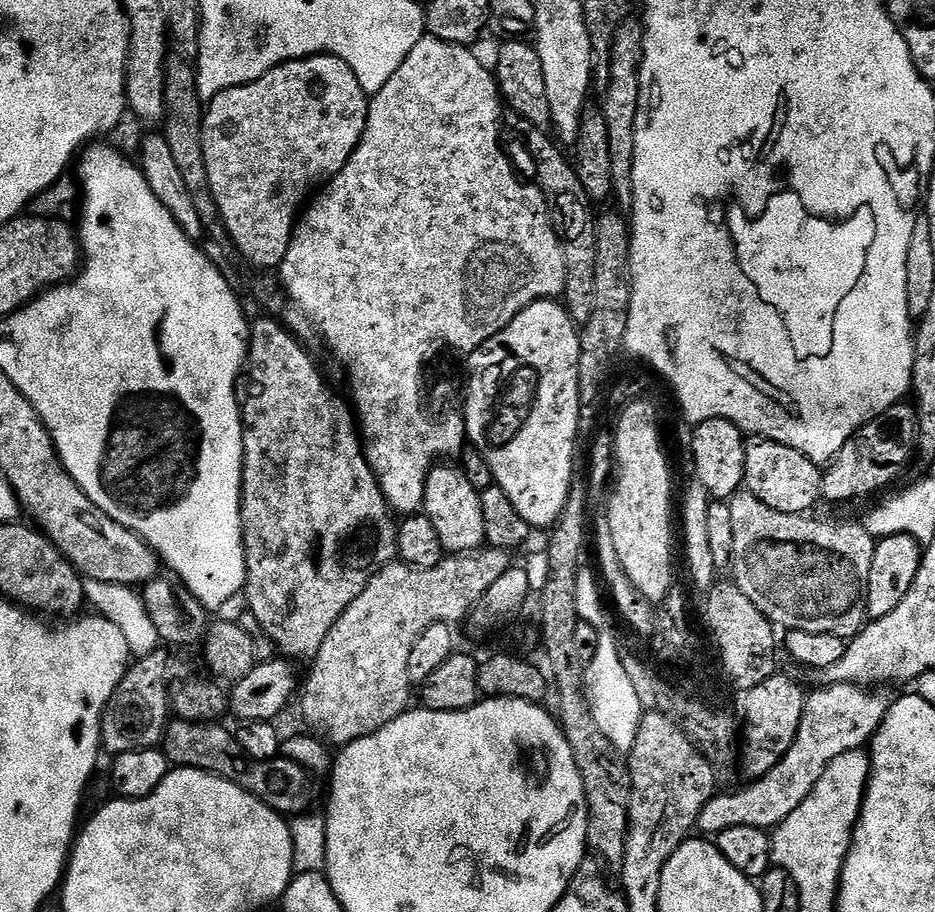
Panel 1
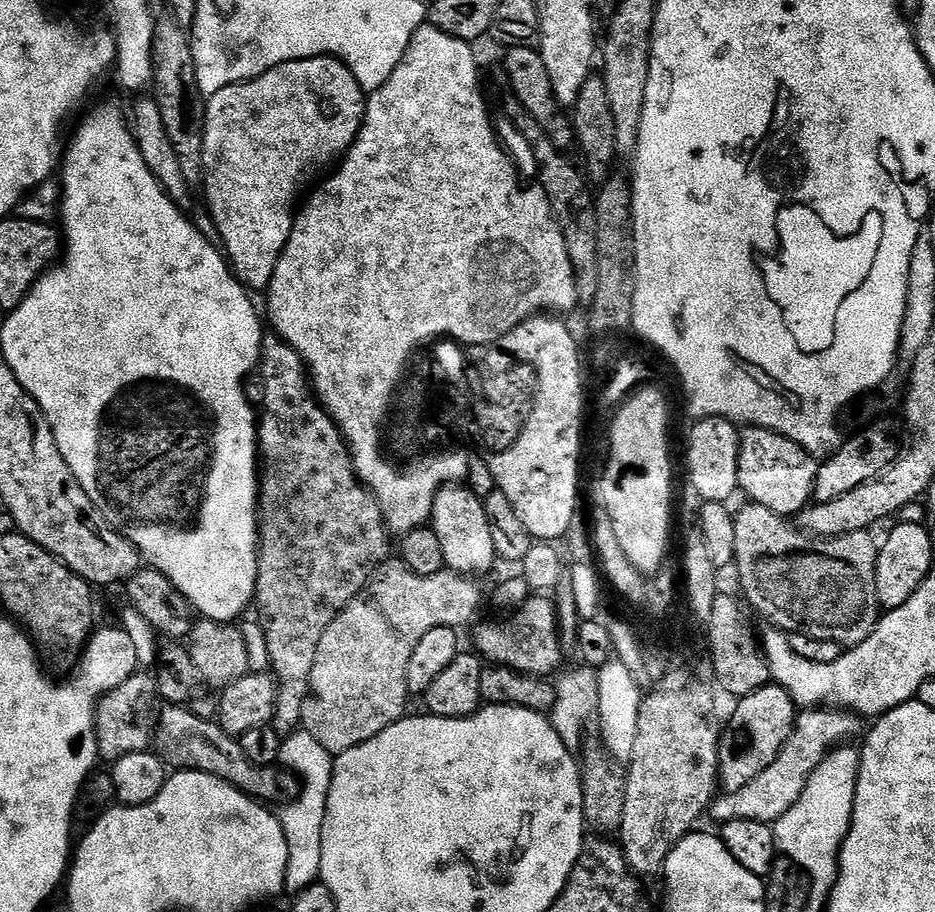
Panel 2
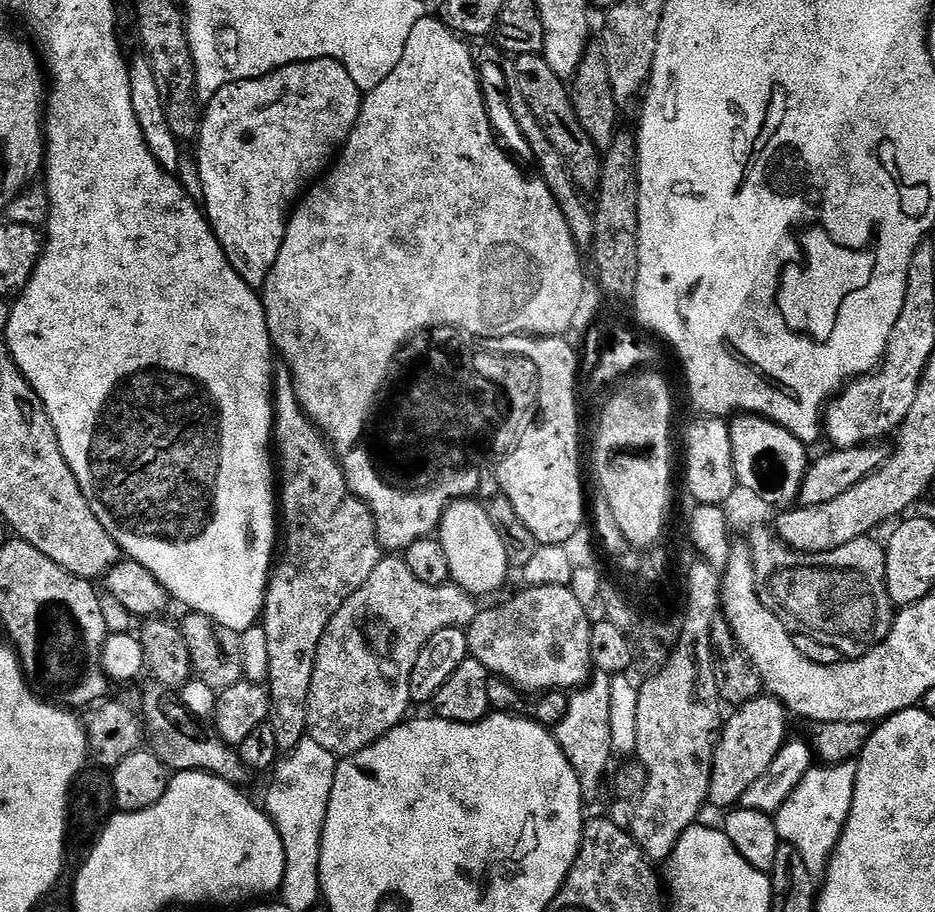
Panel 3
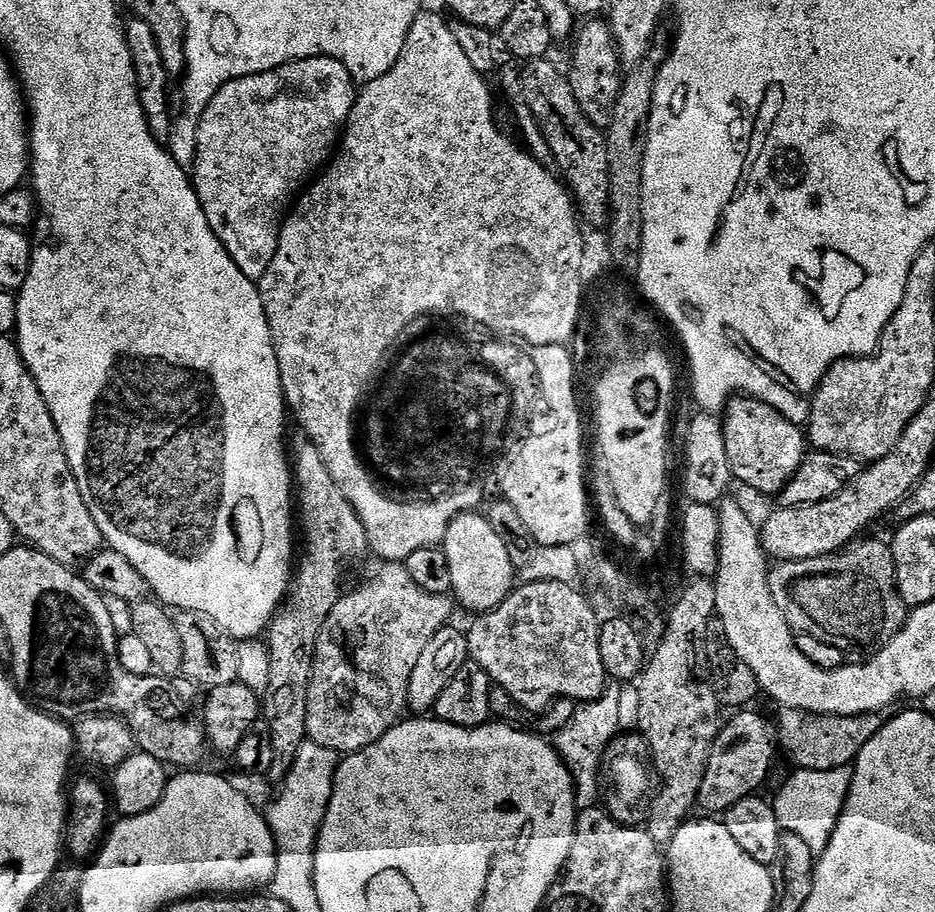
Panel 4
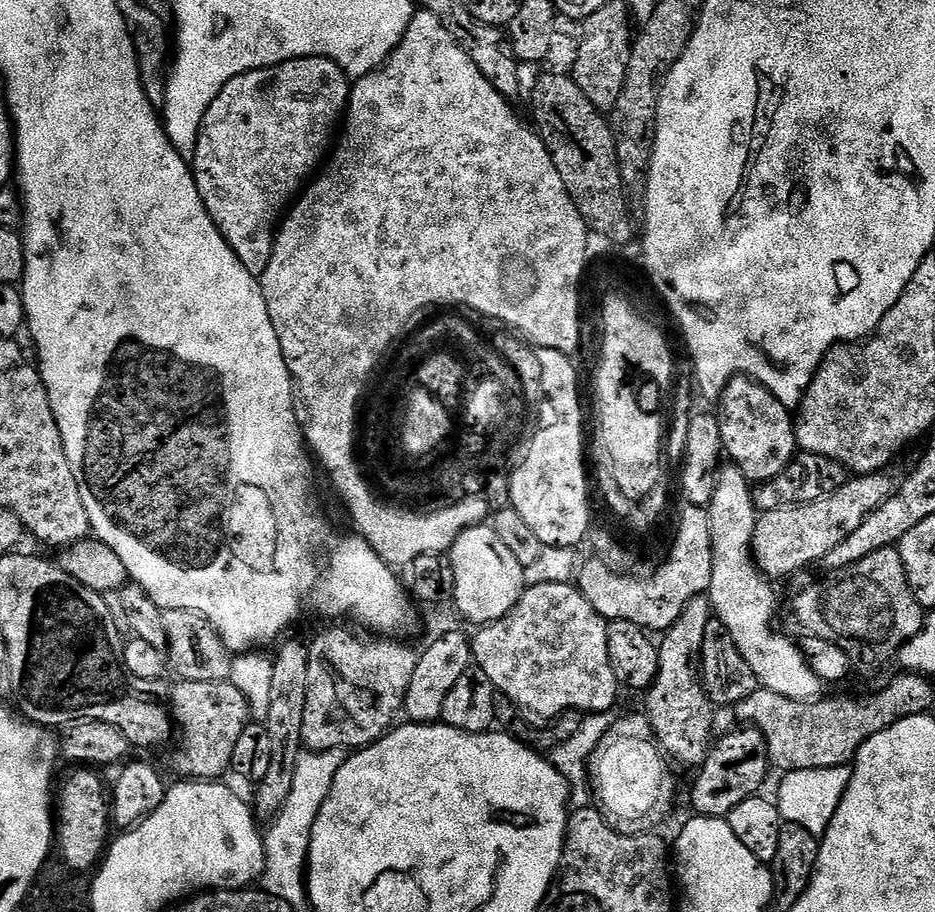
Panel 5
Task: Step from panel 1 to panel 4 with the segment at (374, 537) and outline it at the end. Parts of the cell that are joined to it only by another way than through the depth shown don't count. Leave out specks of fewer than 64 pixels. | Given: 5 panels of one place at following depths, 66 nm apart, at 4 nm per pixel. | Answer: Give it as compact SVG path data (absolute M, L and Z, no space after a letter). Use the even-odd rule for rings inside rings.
M303 442L294 448L294 496L298 501L298 528L304 531L304 553L299 553L298 567L294 572L294 579L290 585L290 591L280 606L279 612L272 617L272 622L268 626L266 633L266 643L270 650L270 686L266 686L266 690L262 693L262 720L270 726L270 742L274 746L274 762L270 762L270 770L267 779L273 780L276 786L283 784L284 779L290 774L290 766L294 766L294 758L298 758L298 746L302 746L304 741L308 739L308 731L306 730L306 702L310 698L310 678L314 670L314 654L318 646L318 638L322 634L322 626L326 622L326 618L330 618L330 610L334 610L336 603L340 601L344 588L344 575L351 570L352 564L356 564L365 555L369 555L368 538L366 536L366 526L362 524L362 518L358 516L354 510L354 506L350 506L350 502L346 498L346 494L342 494L342 490L338 490L338 482L330 476L330 470L326 466L326 462L322 458L322 454L316 449L315 444L311 442Z

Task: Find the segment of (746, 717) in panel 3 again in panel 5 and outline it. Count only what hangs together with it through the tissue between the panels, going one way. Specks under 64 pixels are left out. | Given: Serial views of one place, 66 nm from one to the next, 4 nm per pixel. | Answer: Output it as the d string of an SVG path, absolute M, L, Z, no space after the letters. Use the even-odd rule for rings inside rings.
M740 726L737 732L715 741L708 749L708 757L695 773L696 785L692 788L692 812L698 816L727 818L730 810L746 798L757 795L770 773L766 738L755 726Z

